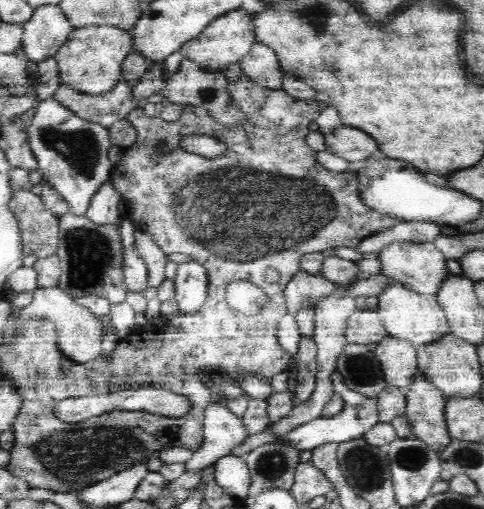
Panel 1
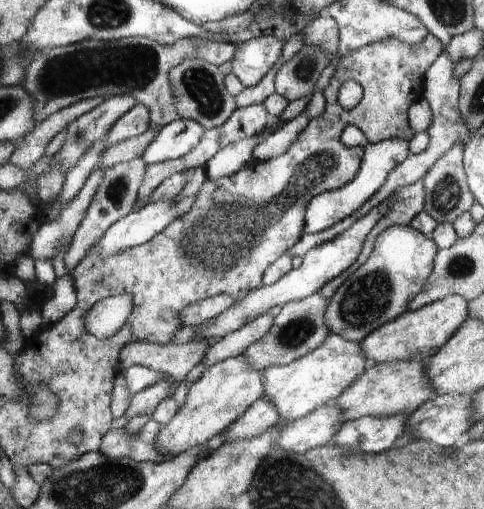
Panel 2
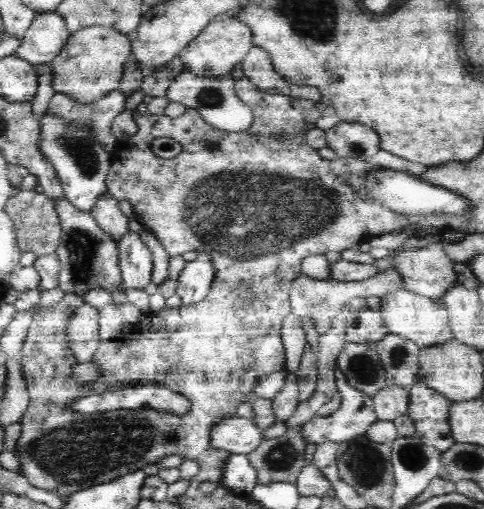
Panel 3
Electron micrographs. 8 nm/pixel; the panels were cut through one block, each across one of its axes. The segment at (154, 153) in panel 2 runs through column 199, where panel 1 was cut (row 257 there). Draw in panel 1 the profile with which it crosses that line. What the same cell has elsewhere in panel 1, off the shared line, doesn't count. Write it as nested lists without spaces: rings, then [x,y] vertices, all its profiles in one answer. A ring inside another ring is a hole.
[[[123,217],[119,226],[124,247],[123,275],[129,291],[140,292],[148,287],[148,267],[144,258],[138,253],[134,234],[137,228],[130,219]]]

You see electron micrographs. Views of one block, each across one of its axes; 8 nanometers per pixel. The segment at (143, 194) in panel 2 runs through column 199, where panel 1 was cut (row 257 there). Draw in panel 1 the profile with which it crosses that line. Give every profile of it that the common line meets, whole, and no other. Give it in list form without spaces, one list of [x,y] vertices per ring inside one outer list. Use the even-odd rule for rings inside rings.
[[[136,230],[134,238],[136,249],[148,267],[148,287],[158,288],[166,280],[164,271],[166,270],[168,255],[158,247],[152,235]]]

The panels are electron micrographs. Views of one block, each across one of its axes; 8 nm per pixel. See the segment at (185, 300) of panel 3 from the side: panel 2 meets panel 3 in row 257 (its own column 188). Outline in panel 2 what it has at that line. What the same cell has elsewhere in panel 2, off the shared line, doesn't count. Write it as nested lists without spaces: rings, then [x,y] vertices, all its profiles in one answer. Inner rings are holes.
[[[195,196],[177,203],[173,203],[173,200],[160,200],[131,211],[121,220],[114,222],[99,241],[99,256],[102,259],[110,259],[117,253],[149,242],[194,202]]]

